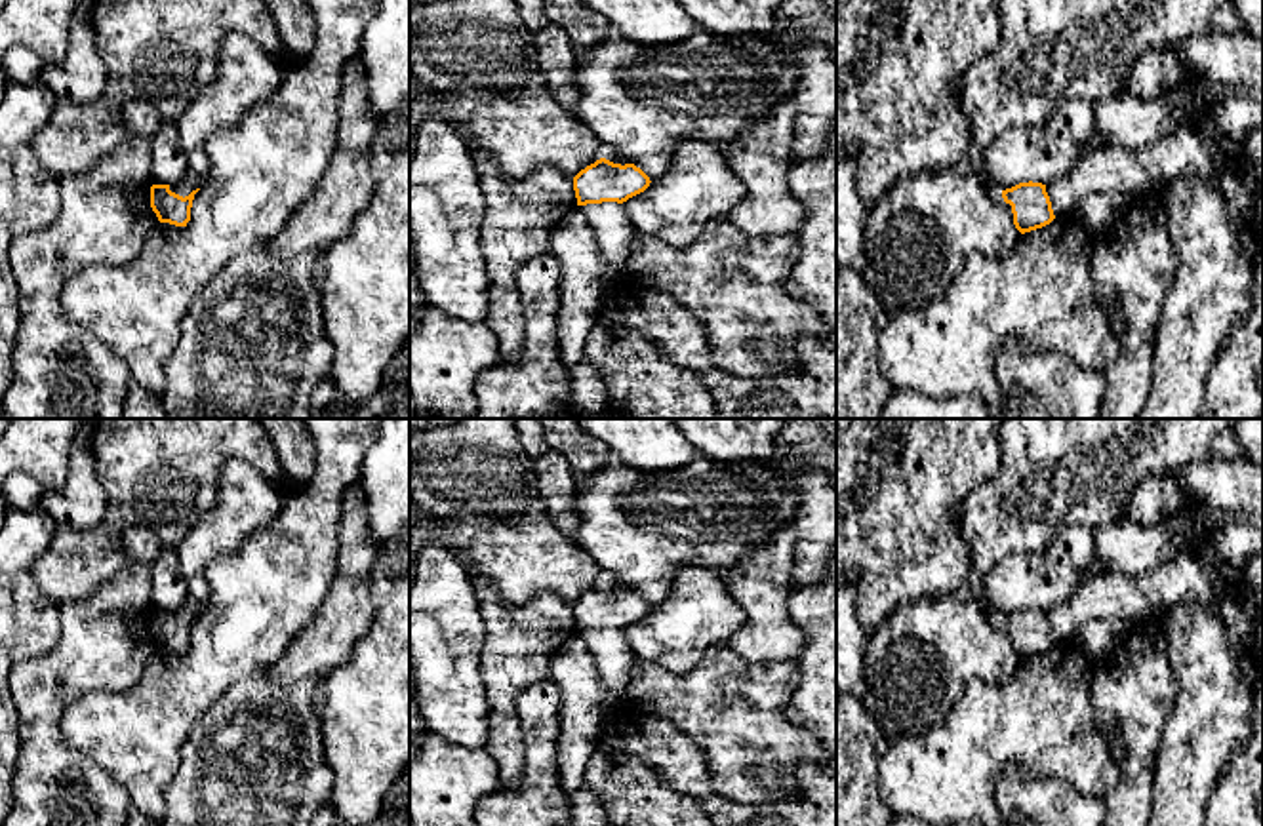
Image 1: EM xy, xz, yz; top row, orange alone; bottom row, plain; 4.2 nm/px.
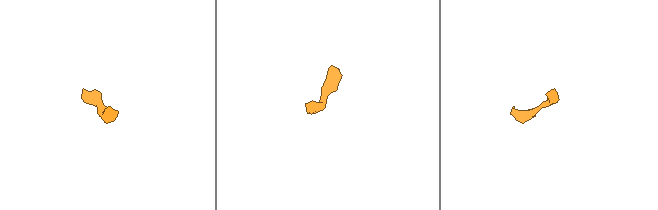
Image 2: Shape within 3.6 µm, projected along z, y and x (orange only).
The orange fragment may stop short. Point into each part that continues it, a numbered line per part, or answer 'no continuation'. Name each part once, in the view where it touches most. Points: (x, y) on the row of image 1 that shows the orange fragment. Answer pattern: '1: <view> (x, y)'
1: xz (614, 233)

